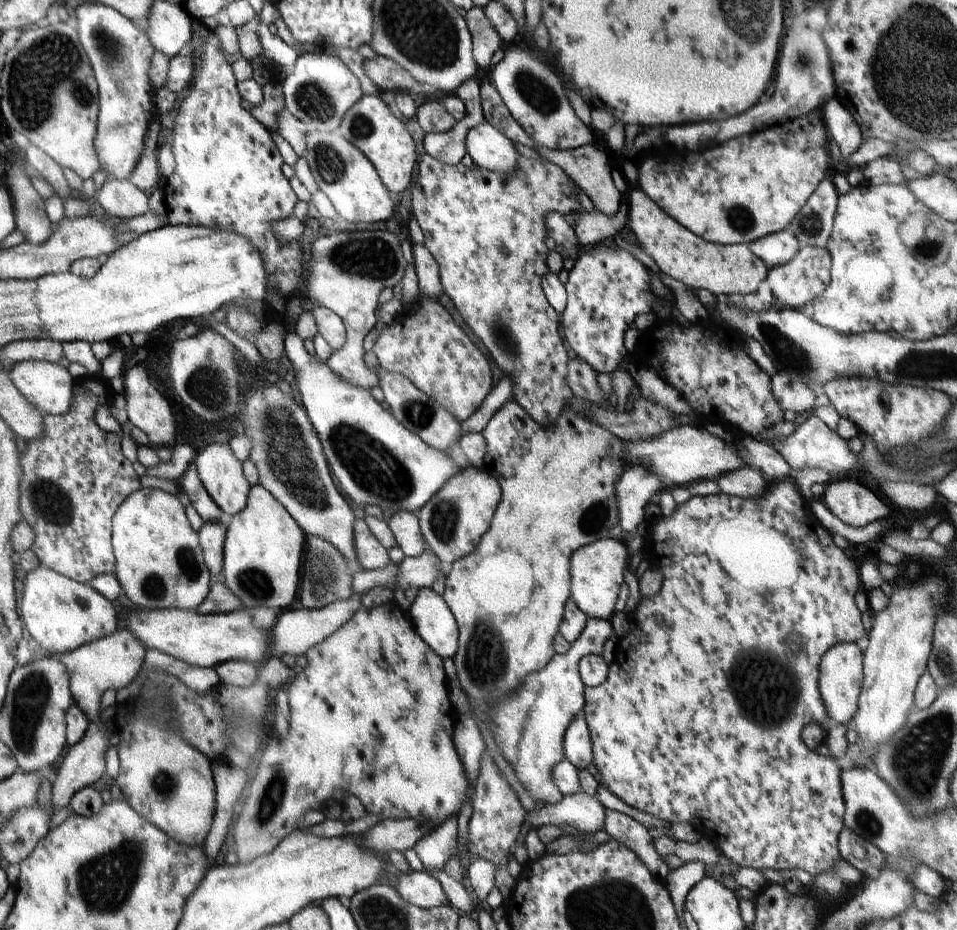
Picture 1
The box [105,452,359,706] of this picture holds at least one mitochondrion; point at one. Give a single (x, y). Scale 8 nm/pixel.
(324, 577)

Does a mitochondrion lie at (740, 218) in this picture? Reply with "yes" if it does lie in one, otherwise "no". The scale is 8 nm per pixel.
yes

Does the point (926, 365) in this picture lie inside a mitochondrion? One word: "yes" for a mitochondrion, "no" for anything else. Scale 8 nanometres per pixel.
yes

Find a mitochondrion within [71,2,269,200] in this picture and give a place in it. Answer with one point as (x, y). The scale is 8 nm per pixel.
(110, 50)

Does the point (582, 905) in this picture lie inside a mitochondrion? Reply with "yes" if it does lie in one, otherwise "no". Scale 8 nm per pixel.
yes

